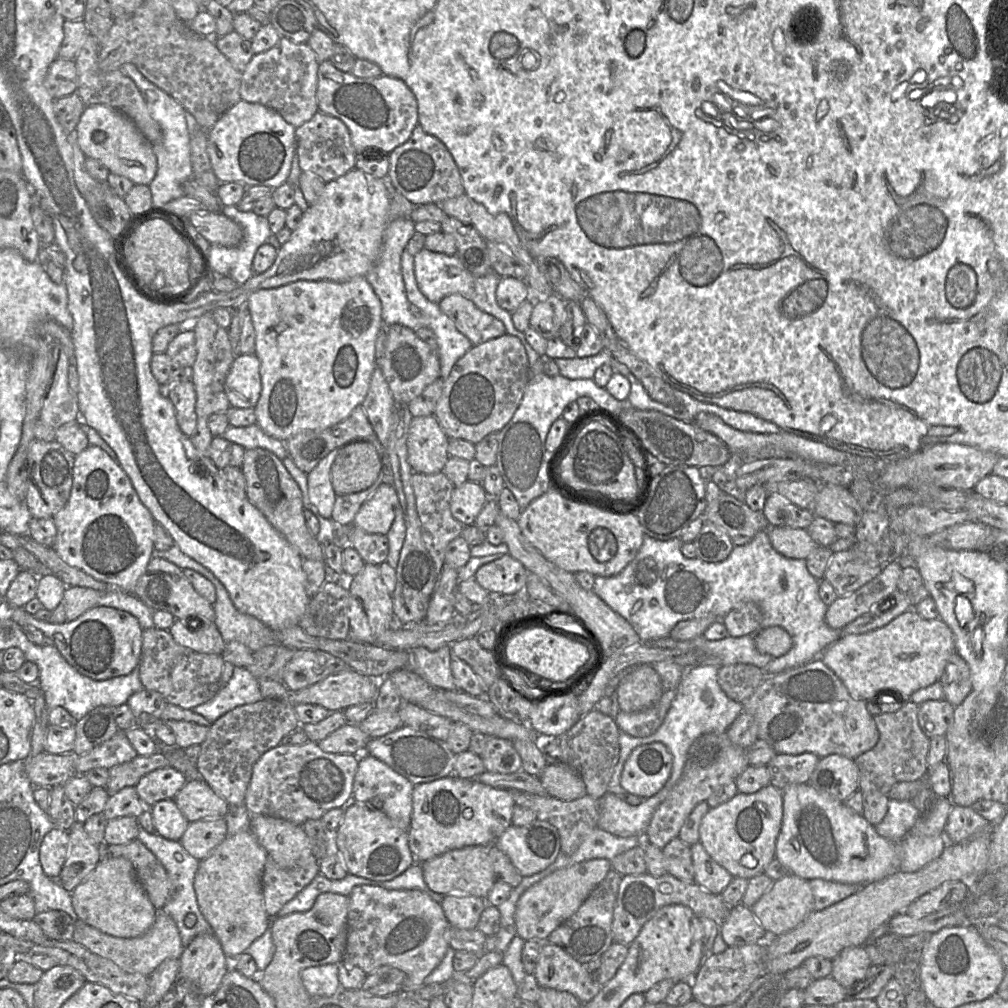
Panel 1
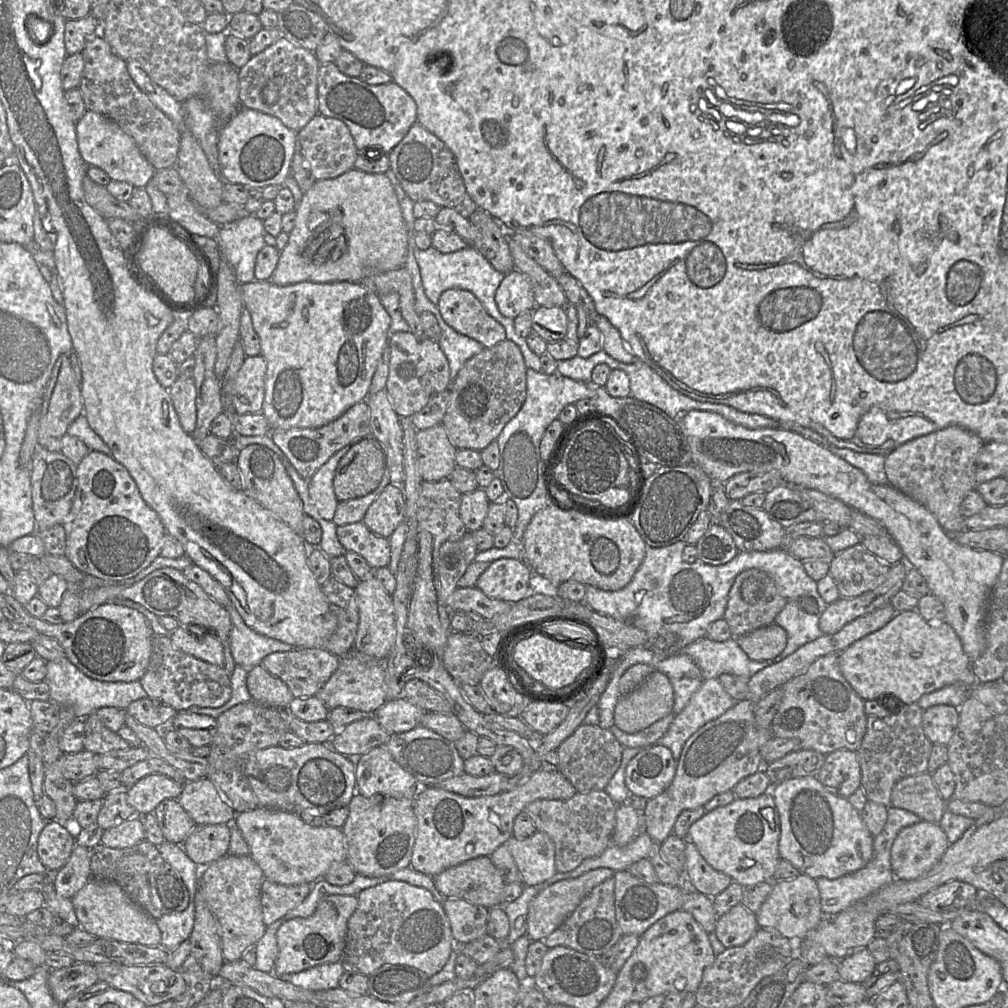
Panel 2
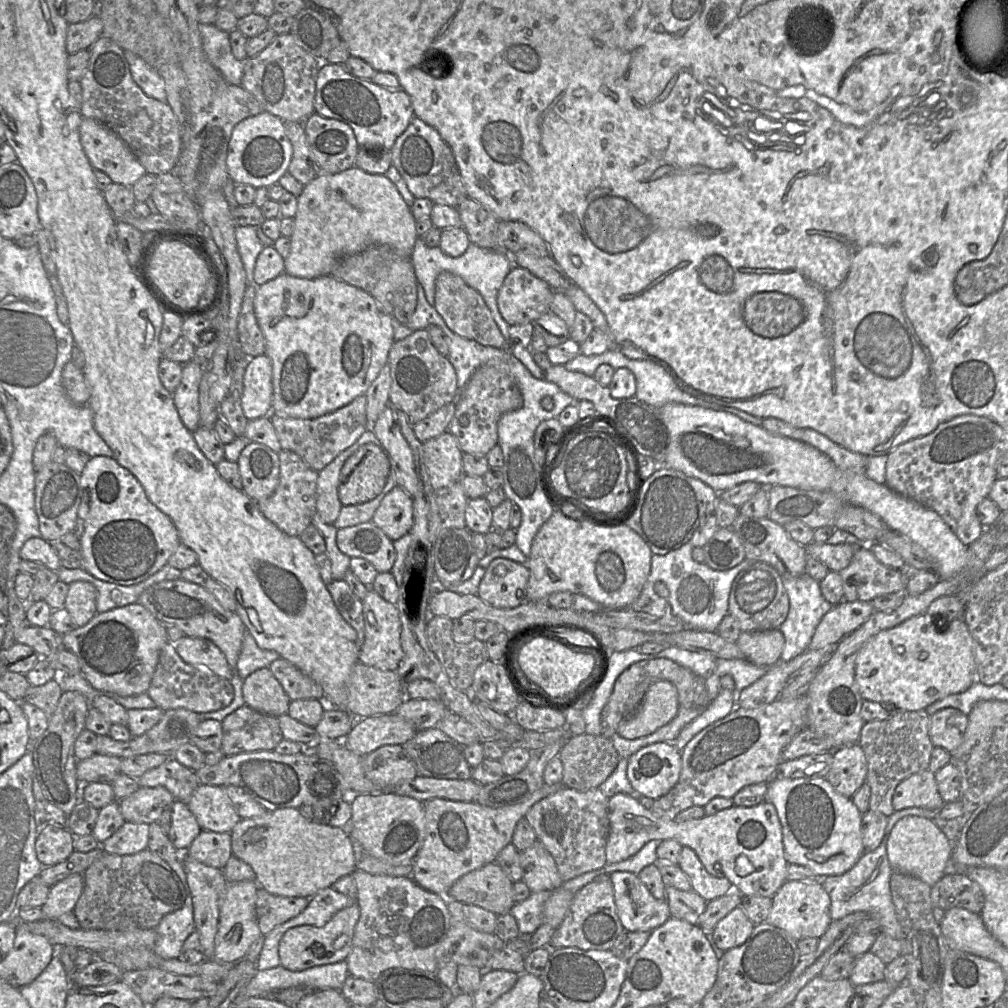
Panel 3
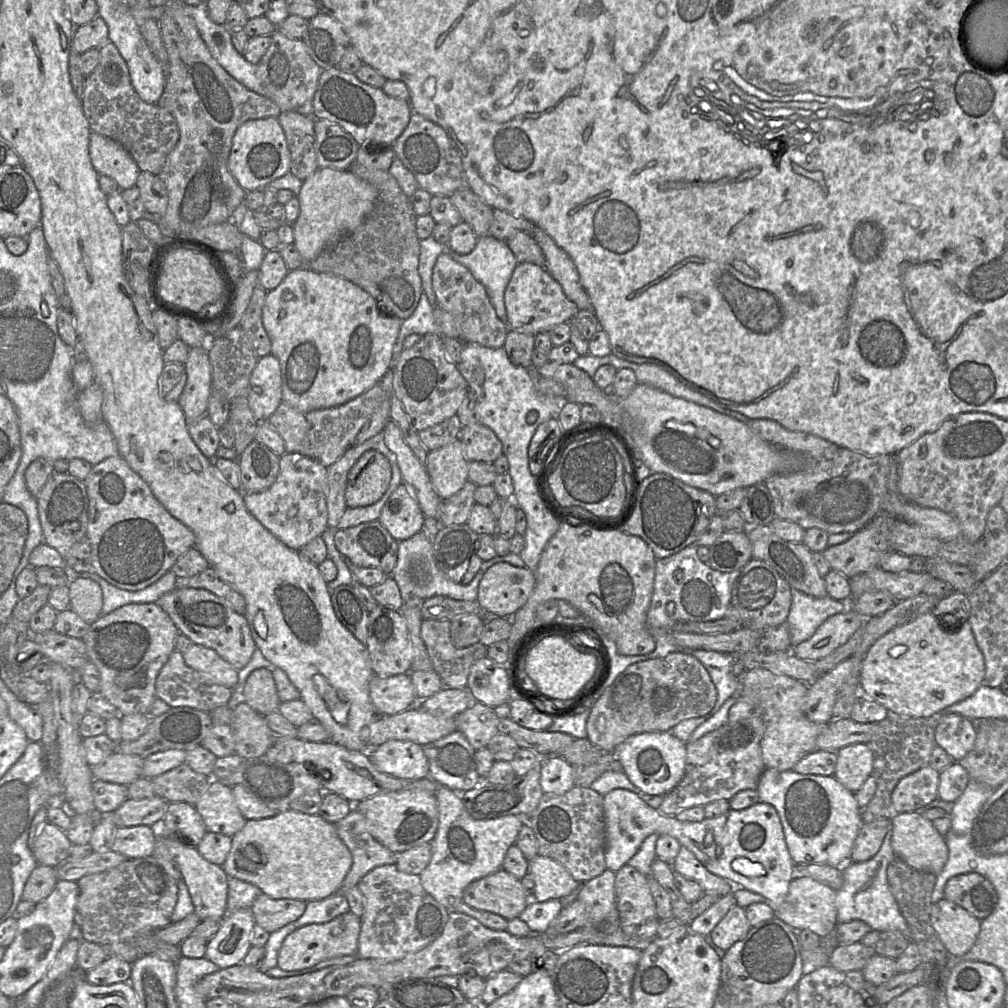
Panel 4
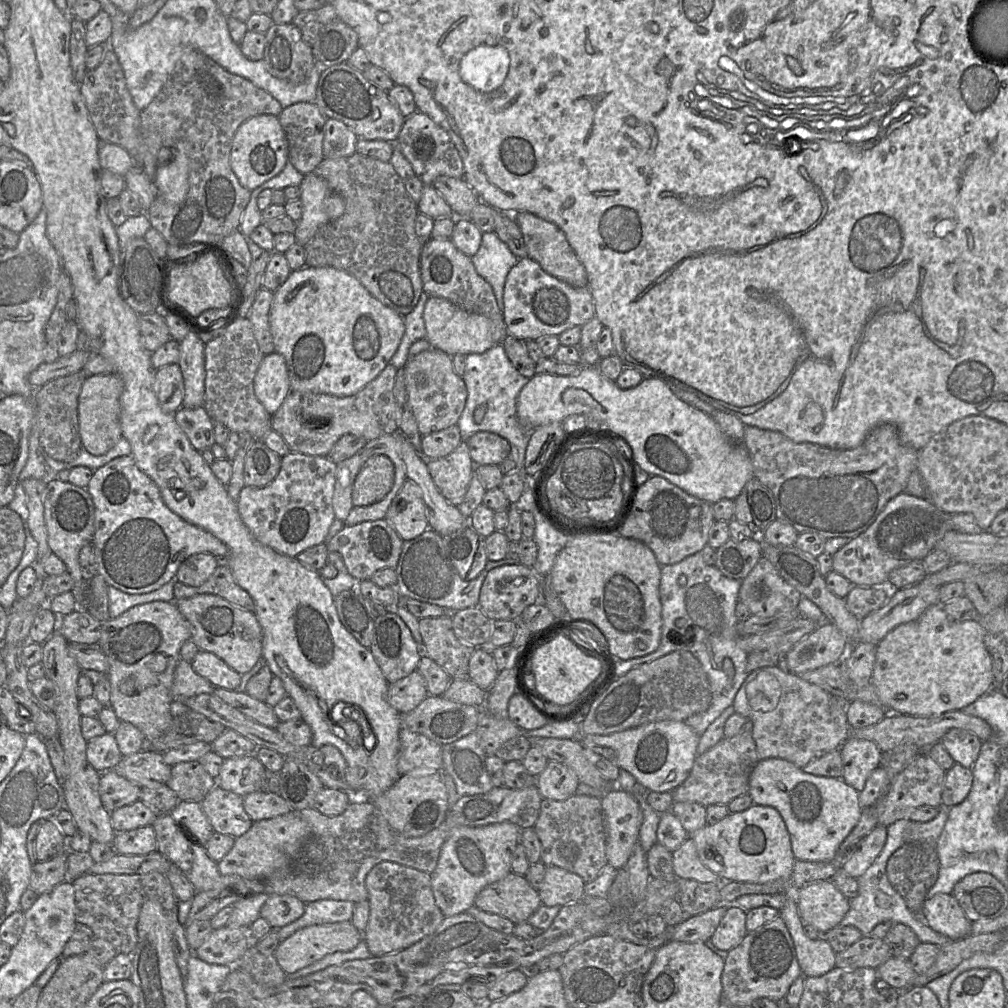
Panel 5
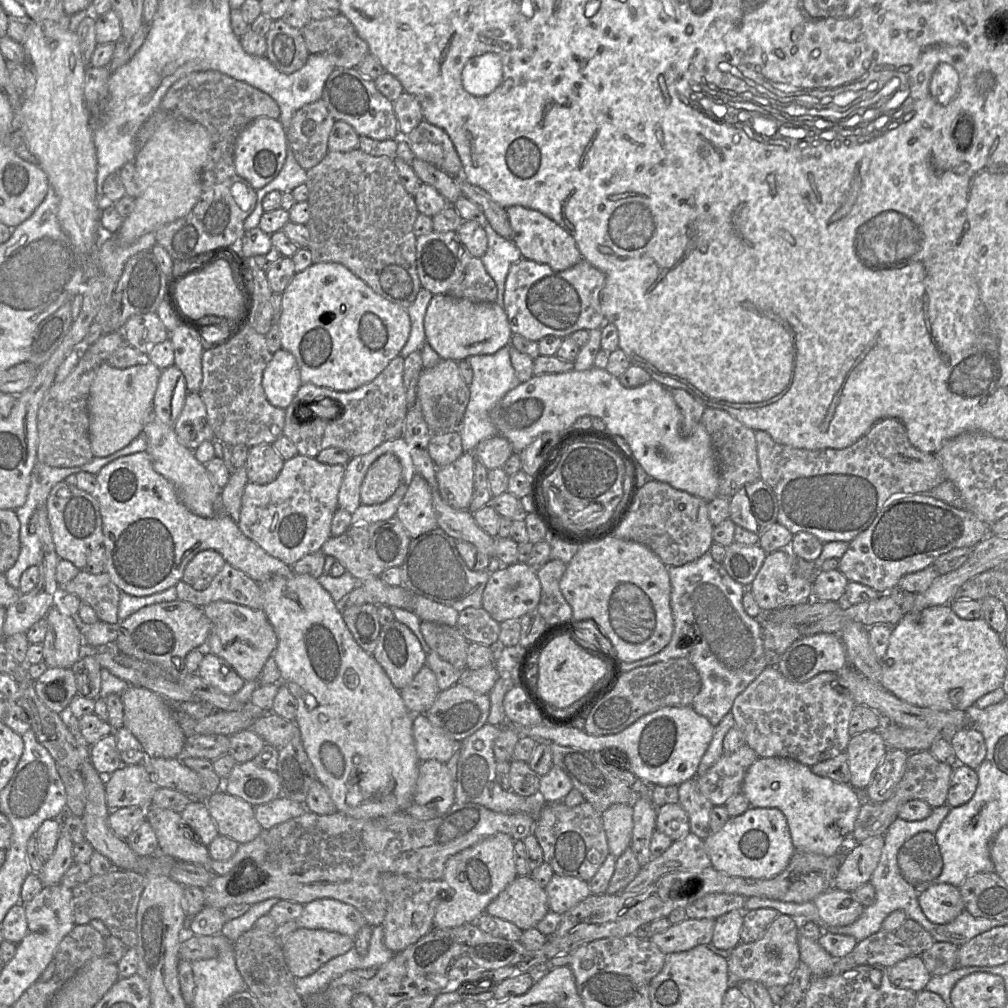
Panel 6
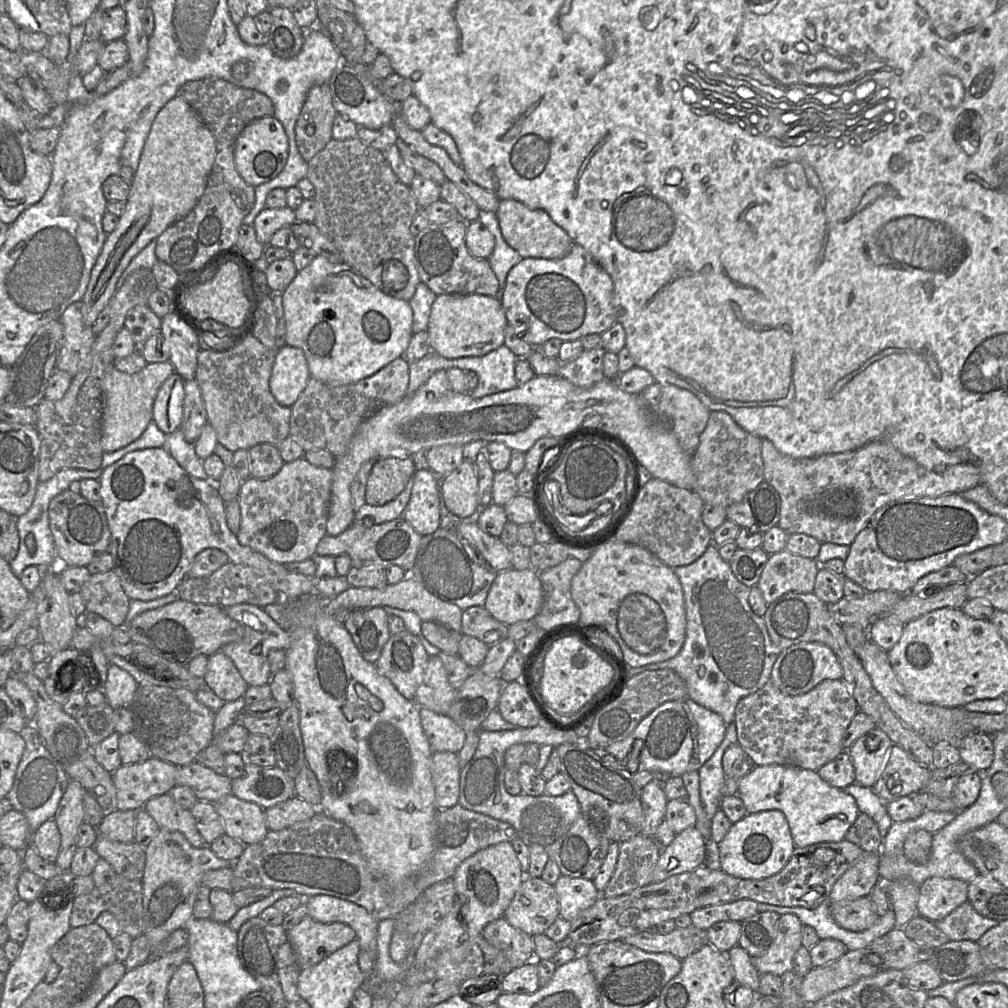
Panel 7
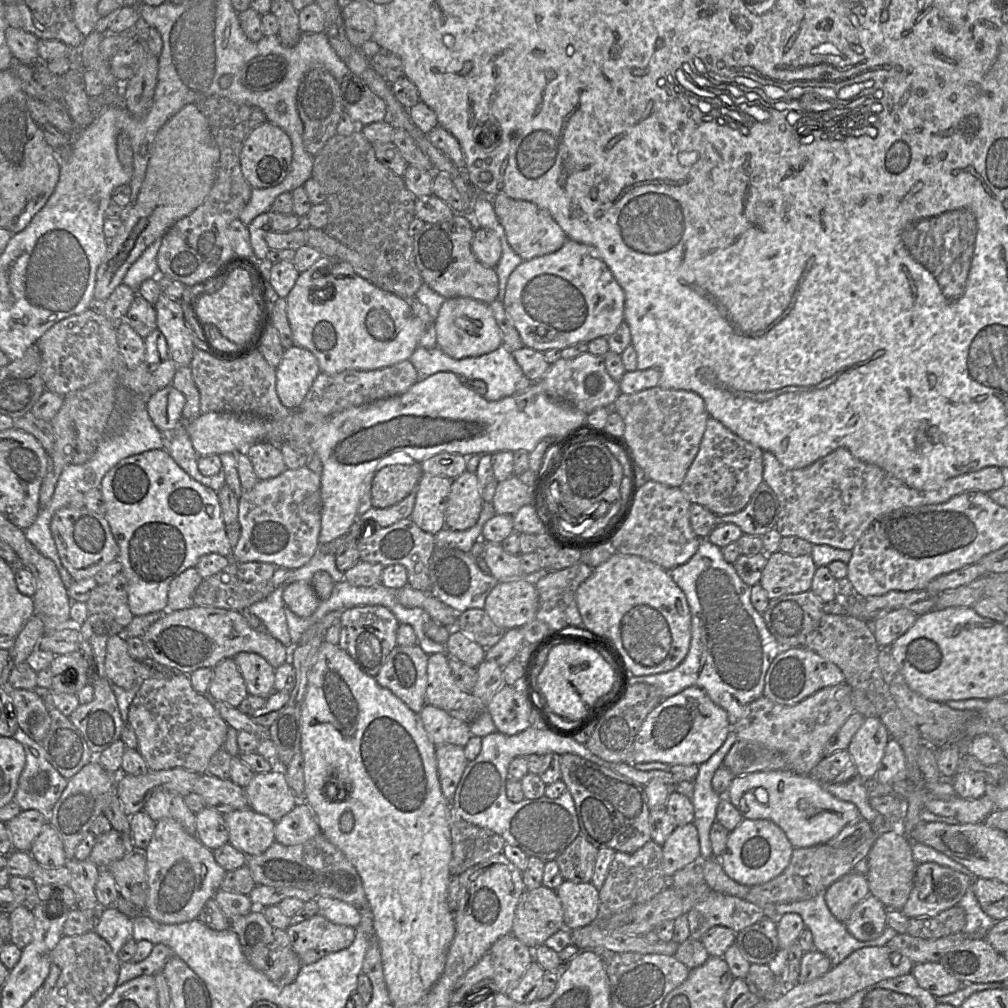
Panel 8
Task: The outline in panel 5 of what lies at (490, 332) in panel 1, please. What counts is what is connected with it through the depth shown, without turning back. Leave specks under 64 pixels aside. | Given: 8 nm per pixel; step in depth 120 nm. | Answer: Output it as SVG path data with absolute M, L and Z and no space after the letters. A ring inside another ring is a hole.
M432 237L424 241L420 273L423 291L429 296L444 298L469 312L489 318L492 321L492 335L496 344L501 343L509 334L491 285L477 273L471 257L462 253L450 238Z

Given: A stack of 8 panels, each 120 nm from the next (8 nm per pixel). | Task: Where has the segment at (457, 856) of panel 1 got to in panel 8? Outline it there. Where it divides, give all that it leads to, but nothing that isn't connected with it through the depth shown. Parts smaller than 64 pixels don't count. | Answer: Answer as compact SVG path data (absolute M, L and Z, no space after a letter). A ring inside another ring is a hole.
M544 885L525 889L515 910L512 934L535 949L562 928L563 909L556 891Z

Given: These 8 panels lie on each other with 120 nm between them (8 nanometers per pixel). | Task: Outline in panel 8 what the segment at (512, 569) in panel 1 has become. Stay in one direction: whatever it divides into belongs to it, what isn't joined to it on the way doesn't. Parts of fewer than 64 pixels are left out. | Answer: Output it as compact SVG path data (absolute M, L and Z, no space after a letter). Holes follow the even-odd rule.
M525 576L498 581L488 594L484 608L494 624L509 630L520 628L536 618L538 593Z

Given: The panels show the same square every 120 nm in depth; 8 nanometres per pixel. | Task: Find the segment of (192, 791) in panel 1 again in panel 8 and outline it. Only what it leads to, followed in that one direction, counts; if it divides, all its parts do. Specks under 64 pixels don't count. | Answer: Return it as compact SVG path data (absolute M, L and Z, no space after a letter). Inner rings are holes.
M249 807L223 817L229 830L229 843L246 856L260 855L276 841L276 822Z

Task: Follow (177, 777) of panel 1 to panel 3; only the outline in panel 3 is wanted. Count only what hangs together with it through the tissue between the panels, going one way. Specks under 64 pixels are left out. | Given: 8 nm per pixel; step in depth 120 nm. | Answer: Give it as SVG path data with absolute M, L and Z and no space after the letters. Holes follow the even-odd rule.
M140 786L135 792L118 801L125 821L135 823L158 822L162 811L175 799L163 786Z

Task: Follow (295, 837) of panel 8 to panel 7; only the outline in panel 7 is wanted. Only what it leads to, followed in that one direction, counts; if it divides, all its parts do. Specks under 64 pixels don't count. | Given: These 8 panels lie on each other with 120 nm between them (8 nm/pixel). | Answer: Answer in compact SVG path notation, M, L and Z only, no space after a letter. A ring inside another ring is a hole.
M294 795L287 801L264 811L268 829L278 831L311 818L319 810Z

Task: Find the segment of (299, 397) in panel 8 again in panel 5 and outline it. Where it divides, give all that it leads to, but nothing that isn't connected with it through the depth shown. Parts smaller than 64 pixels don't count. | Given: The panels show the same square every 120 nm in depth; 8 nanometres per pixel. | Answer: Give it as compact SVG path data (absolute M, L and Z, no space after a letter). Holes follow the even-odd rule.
M277 352L265 355L254 377L254 393L257 399L273 416L290 391L285 358Z

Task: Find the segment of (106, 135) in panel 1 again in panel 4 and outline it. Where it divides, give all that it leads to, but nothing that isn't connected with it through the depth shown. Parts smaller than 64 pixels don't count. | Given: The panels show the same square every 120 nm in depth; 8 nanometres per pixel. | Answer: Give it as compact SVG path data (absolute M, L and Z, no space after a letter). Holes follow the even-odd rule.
M91 131L89 156L95 171L115 180L119 190L135 186L140 169L120 143Z

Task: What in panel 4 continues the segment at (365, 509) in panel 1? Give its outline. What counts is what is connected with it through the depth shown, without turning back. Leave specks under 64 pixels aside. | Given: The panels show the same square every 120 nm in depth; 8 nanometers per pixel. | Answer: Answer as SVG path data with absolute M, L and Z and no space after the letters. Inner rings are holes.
M400 483L382 507L378 521L399 542L420 532L424 518L409 488Z

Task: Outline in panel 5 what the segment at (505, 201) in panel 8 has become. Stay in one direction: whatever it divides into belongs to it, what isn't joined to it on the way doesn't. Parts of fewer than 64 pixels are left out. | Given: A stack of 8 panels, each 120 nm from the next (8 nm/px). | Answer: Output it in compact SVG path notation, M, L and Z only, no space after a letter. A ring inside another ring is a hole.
M530 212L513 213L523 234L527 257L538 262L542 269L557 279L573 286L588 286L588 277L583 263L570 246L564 232L553 222Z

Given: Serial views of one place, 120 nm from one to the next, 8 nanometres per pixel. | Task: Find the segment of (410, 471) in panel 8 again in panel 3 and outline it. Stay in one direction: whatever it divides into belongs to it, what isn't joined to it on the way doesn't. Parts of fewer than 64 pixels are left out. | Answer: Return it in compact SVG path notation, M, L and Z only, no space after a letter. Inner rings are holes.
M365 443L344 462L338 485L343 506L374 499L382 491L390 471L390 459L380 445Z

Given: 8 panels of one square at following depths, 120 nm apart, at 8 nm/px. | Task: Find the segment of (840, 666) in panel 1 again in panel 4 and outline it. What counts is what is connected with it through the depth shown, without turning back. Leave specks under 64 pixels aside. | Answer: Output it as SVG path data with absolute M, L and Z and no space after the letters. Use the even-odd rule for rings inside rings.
M932 611L927 612L880 637L862 658L860 693L884 706L890 715L910 718L929 718L972 696L984 683L986 668L983 653L968 620L951 623L943 615L946 614L941 614L939 620Z

